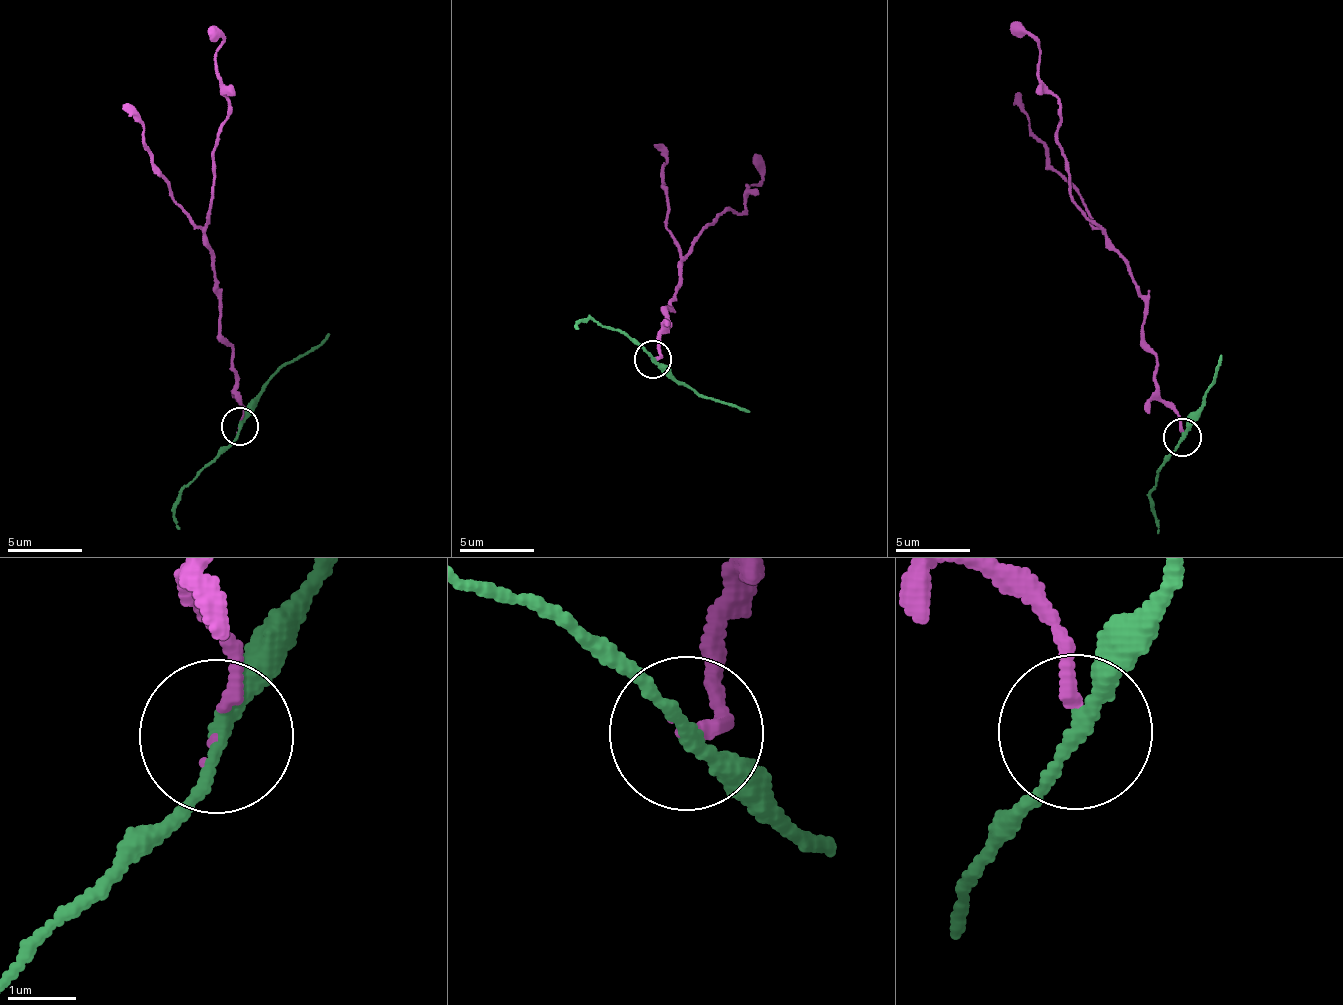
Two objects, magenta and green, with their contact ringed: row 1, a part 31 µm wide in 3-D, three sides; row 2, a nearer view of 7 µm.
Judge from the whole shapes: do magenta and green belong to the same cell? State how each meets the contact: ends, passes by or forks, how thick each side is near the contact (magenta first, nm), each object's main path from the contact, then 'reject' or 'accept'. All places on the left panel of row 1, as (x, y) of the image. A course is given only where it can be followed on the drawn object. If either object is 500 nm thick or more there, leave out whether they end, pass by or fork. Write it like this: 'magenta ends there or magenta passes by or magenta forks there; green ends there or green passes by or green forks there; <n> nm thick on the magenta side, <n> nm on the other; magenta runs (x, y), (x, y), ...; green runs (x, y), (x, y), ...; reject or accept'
magenta ends there; green passes by; 160 nm thick on the magenta side, 190 nm on the other; magenta runs (240, 425), (234, 345), (220, 331), (202, 226), (227, 102), (208, 27); green runs (240, 425), (246, 406), (282, 367), (330, 332); reject

